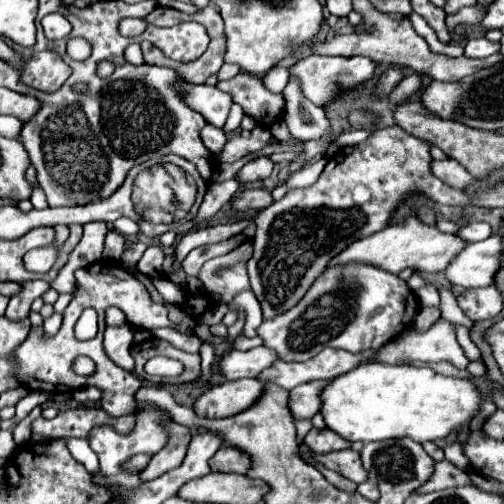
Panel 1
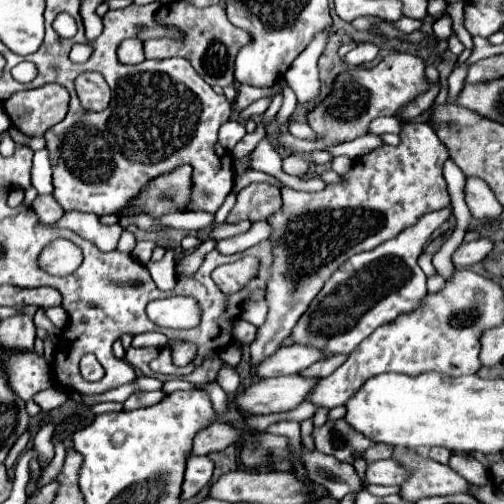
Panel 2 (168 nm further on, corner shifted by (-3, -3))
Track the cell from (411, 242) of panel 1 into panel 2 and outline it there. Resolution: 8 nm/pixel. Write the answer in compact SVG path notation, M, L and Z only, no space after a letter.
M479 238L479 240L473 240L473 242L463 242L459 246L459 250L453 254L453 264L457 268L473 266L473 264L481 262L491 250L493 250L493 242L487 240L487 238Z

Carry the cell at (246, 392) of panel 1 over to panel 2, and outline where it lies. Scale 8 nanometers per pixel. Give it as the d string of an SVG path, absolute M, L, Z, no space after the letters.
M289 374L279 378L263 378L251 384L243 394L235 396L235 406L249 414L277 414L297 408L313 392L319 378Z

